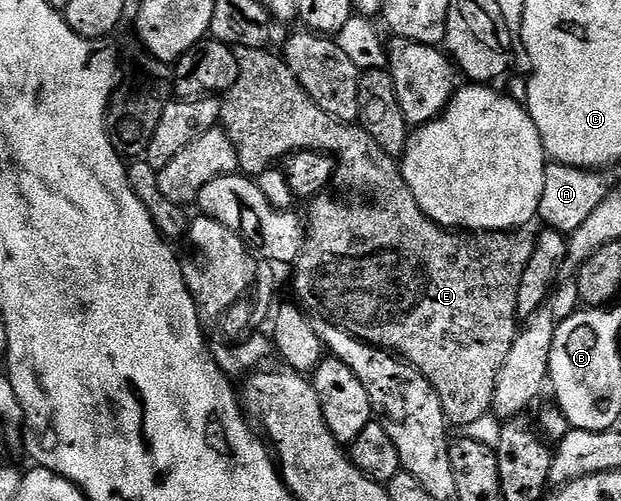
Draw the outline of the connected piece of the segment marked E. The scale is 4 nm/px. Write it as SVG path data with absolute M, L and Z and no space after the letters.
M236 48L234 53L238 59L238 77L234 85L221 97L222 116L220 127L222 131L228 134L232 146L236 150L239 169L245 175L256 178L279 158L287 156L289 152L311 148L317 152L325 152L326 155L333 156L336 165L334 180L344 191L359 192L360 195L366 196L366 200L333 200L330 194L323 194L309 205L309 208L311 207L310 220L308 216L304 224L302 252L299 253L298 259L292 268L292 271L294 271L294 292L299 296L297 299L300 301L301 307L315 317L322 316L318 318L342 328L345 332L352 334L356 339L362 340L366 344L374 344L378 348L384 348L397 354L407 364L417 368L436 390L436 394L446 411L447 421L451 425L467 426L476 422L477 419L484 418L494 406L494 387L496 386L496 378L500 374L500 366L504 366L504 358L508 358L508 350L512 350L512 342L518 337L520 331L520 317L518 315L520 278L524 274L524 266L528 266L528 258L532 256L533 239L529 235L526 237L527 233L522 230L513 232L468 232L441 228L439 224L432 222L420 210L412 190L406 185L406 179L402 176L399 161L393 156L384 154L384 150L380 150L380 146L376 146L372 134L365 132L361 124L357 122L341 124L336 118L324 114L324 110L320 110L320 106L316 106L316 102L312 102L312 98L300 86L300 82L296 82L296 74L292 74L292 70L288 70L288 66L281 55L274 53L273 56L270 50L266 48Z

